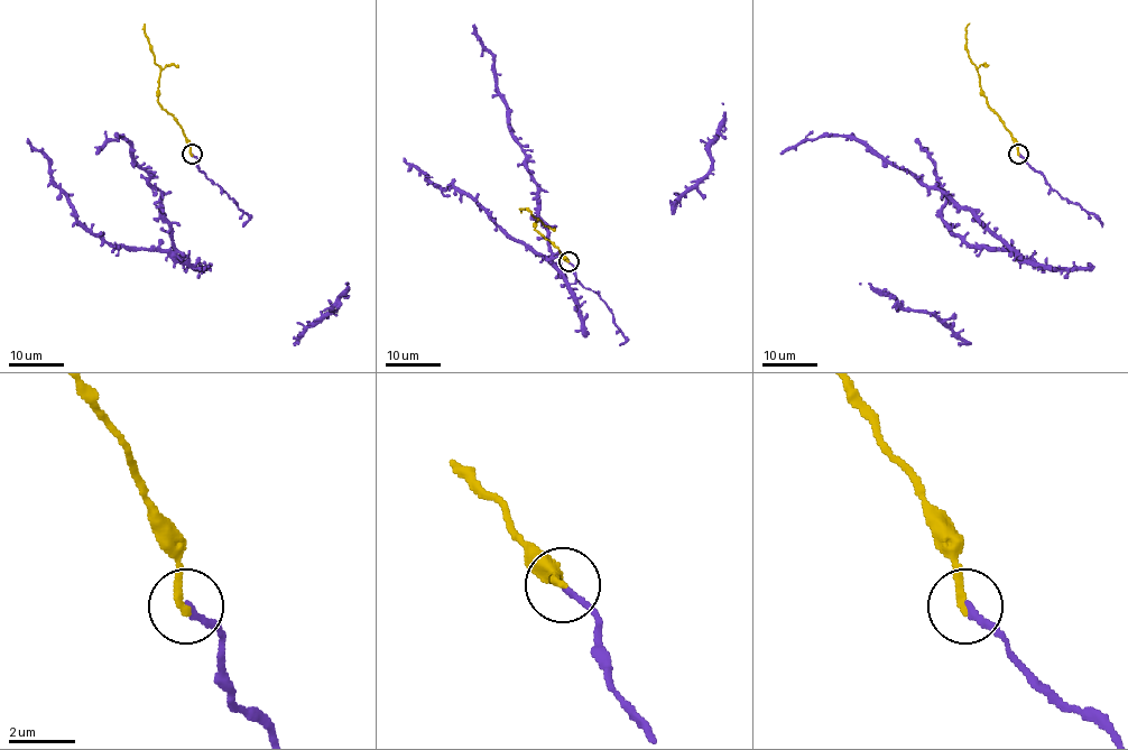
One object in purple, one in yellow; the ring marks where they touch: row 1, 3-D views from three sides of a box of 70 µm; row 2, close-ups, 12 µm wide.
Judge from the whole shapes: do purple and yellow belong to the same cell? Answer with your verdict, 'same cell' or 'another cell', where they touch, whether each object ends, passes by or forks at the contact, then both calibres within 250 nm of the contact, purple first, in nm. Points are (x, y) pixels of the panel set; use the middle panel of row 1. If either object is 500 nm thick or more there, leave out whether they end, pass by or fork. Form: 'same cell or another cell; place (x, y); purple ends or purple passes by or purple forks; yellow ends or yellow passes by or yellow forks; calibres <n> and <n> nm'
same cell; place (569, 261); purple ends; yellow ends; calibres 170 and 240 nm

